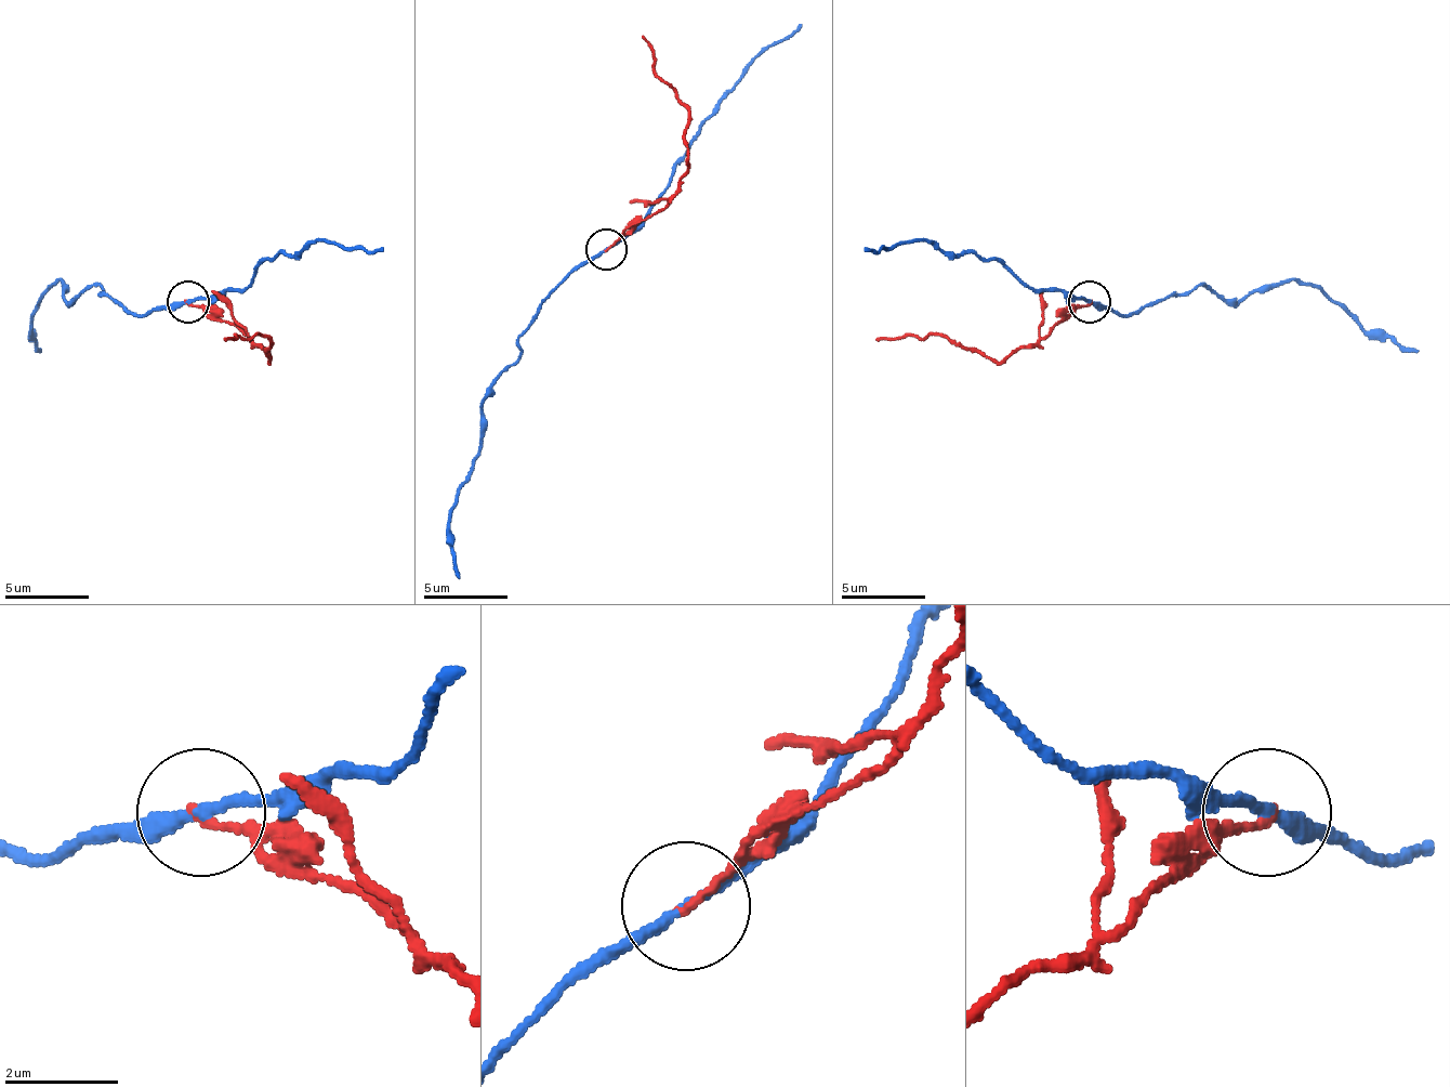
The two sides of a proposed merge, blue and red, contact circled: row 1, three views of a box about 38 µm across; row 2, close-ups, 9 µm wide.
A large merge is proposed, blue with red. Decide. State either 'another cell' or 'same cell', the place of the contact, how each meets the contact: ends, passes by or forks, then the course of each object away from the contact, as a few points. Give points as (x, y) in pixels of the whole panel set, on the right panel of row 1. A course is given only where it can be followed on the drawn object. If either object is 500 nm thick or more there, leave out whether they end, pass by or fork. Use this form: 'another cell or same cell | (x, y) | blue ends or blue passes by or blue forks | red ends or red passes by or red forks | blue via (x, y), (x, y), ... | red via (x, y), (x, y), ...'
another cell | (1090, 302) | blue passes by | red ends | blue via (1090, 301), (1116, 313), (1136, 313), (1199, 284), (1228, 301), (1292, 279), (1418, 351) | red via (1090, 301), (1006, 359), (948, 342), (939, 335), (914, 335), (877, 342)

